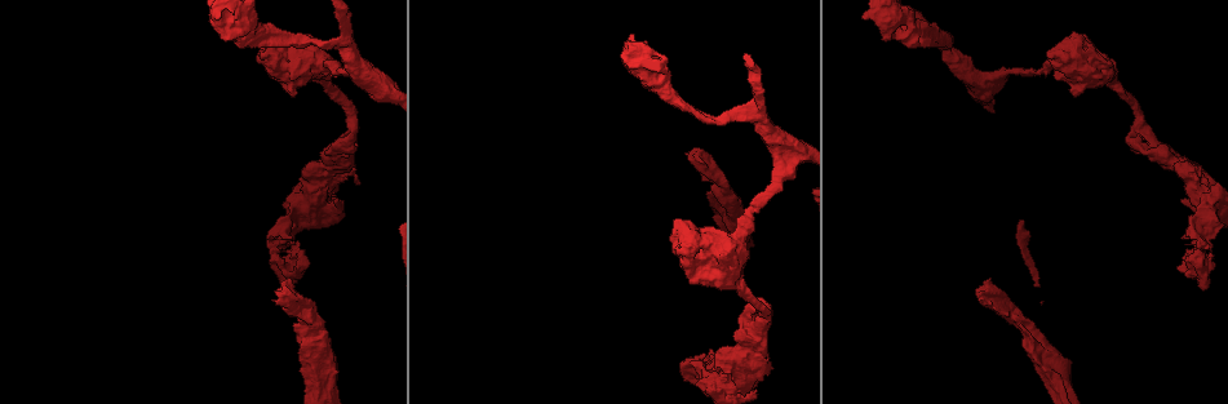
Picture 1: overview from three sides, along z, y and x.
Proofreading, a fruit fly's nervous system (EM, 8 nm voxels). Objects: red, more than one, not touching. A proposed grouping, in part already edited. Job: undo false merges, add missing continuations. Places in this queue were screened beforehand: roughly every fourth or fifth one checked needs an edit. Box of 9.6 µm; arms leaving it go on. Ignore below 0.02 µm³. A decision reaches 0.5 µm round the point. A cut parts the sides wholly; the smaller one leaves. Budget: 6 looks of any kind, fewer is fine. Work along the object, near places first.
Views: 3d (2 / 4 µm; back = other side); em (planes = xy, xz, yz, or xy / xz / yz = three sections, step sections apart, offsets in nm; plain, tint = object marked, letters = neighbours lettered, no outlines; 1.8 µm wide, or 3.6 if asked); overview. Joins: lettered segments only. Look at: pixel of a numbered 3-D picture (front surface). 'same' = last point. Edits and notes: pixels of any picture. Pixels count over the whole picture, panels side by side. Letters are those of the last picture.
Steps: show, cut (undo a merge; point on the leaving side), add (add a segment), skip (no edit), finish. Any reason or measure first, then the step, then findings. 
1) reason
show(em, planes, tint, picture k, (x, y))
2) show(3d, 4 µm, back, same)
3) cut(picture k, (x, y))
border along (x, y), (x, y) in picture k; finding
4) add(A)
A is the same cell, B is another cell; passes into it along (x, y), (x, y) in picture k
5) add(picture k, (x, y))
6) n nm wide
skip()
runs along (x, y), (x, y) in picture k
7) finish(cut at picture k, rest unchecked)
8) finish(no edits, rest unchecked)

a fork
show(3d, 2 µm, picture 1, (760, 332))

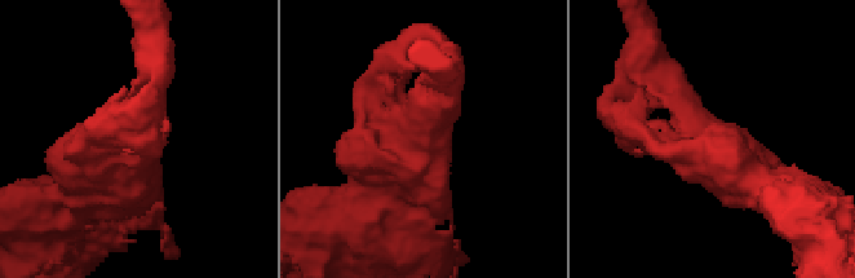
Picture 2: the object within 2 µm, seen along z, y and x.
shape alone is not enough
show(em, planes, tint, picture 2, (708, 142))

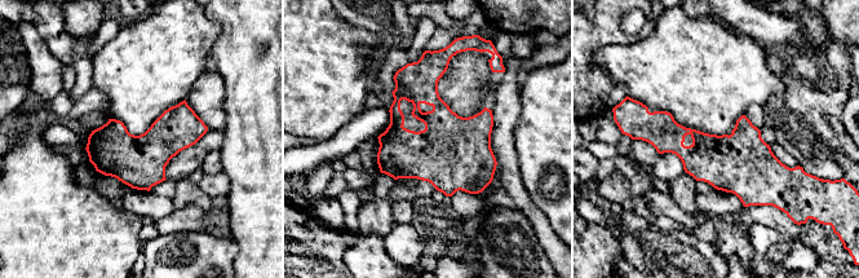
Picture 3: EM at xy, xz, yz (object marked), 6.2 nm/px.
show(em, planes, letters, same)

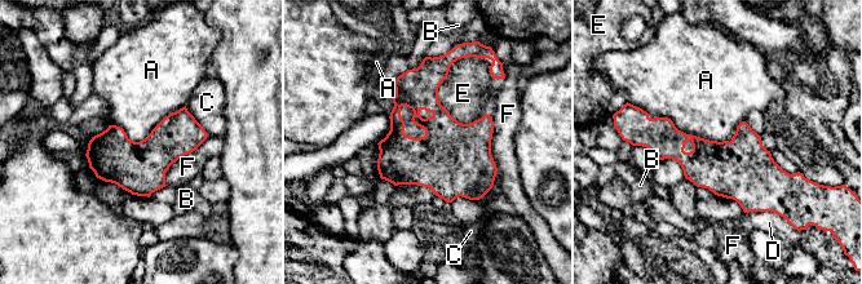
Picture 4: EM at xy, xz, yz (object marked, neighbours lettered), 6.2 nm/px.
skip()
A, B, C, D, E and F are other cells; continuous, no second neuron

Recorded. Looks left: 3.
sharp bend
show(3d, 2 µm, picture 1, (286, 267))

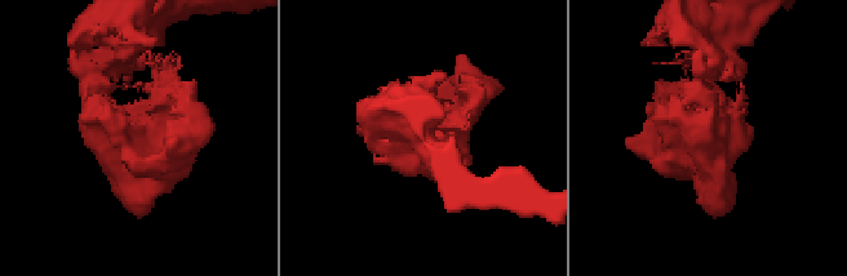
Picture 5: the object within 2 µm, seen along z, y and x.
now the EM
show(em, planes, letters, picture 5, (709, 138))

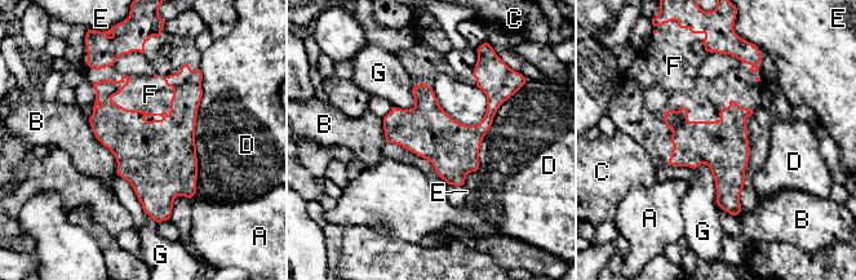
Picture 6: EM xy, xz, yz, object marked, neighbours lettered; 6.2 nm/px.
add(F)
F is the same cell, A, B, C, D, E and G are other cells; it goes on there

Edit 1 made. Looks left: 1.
finish(add at picture 6, rest unchecked)

